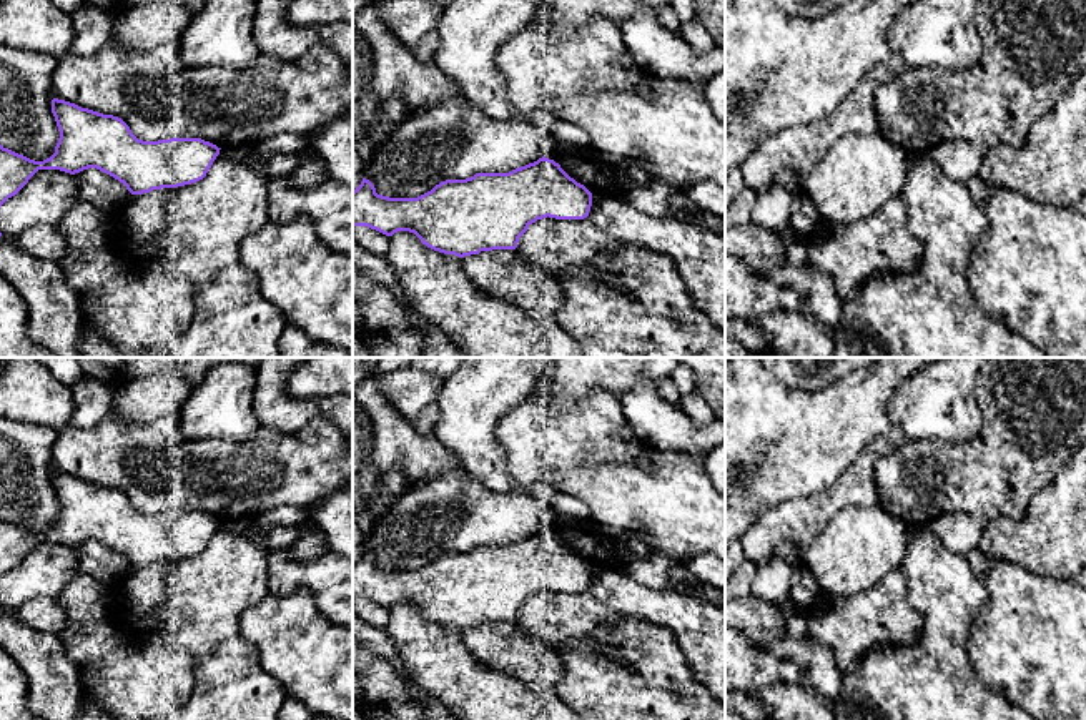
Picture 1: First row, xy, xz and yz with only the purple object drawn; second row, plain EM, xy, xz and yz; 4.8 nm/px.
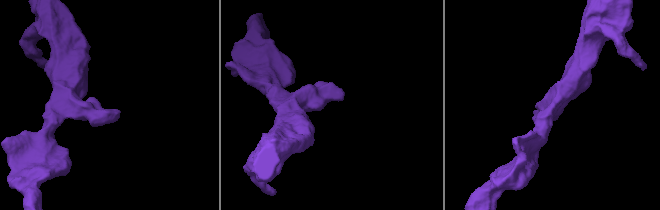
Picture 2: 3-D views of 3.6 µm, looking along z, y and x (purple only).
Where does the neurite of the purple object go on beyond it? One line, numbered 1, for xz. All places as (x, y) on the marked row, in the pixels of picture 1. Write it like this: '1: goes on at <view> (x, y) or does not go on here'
1: does not go on here

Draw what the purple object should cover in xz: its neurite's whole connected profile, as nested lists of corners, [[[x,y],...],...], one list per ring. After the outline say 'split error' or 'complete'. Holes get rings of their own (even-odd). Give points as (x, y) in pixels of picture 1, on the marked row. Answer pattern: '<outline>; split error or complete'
[[[545,156],[509,173],[476,173],[466,180],[446,180],[417,198],[389,198],[376,193],[363,178],[353,191],[353,226],[368,226],[386,236],[414,233],[427,248],[459,258],[492,249],[516,249],[527,228],[542,218],[584,219],[592,193]]]; complete

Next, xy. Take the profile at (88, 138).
[[[58,98],[52,100],[52,113],[60,138],[50,158],[35,161],[0,145],[0,206],[15,196],[38,170],[60,170],[75,175],[96,168],[123,183],[131,195],[191,185],[206,176],[221,150],[201,138],[143,141],[131,133],[121,118],[81,108]]]; complete

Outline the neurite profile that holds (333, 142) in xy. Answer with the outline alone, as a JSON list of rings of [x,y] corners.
[[[353,108],[308,140],[309,146],[328,161],[333,180],[353,186]]]

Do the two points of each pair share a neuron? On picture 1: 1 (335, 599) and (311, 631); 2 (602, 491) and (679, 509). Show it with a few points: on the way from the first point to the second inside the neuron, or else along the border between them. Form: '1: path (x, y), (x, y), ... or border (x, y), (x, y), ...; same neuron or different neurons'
1: border (290, 592), (306, 589), (316, 607), (335, 624); different neurons
2: path (621, 496), (661, 496); same neuron

